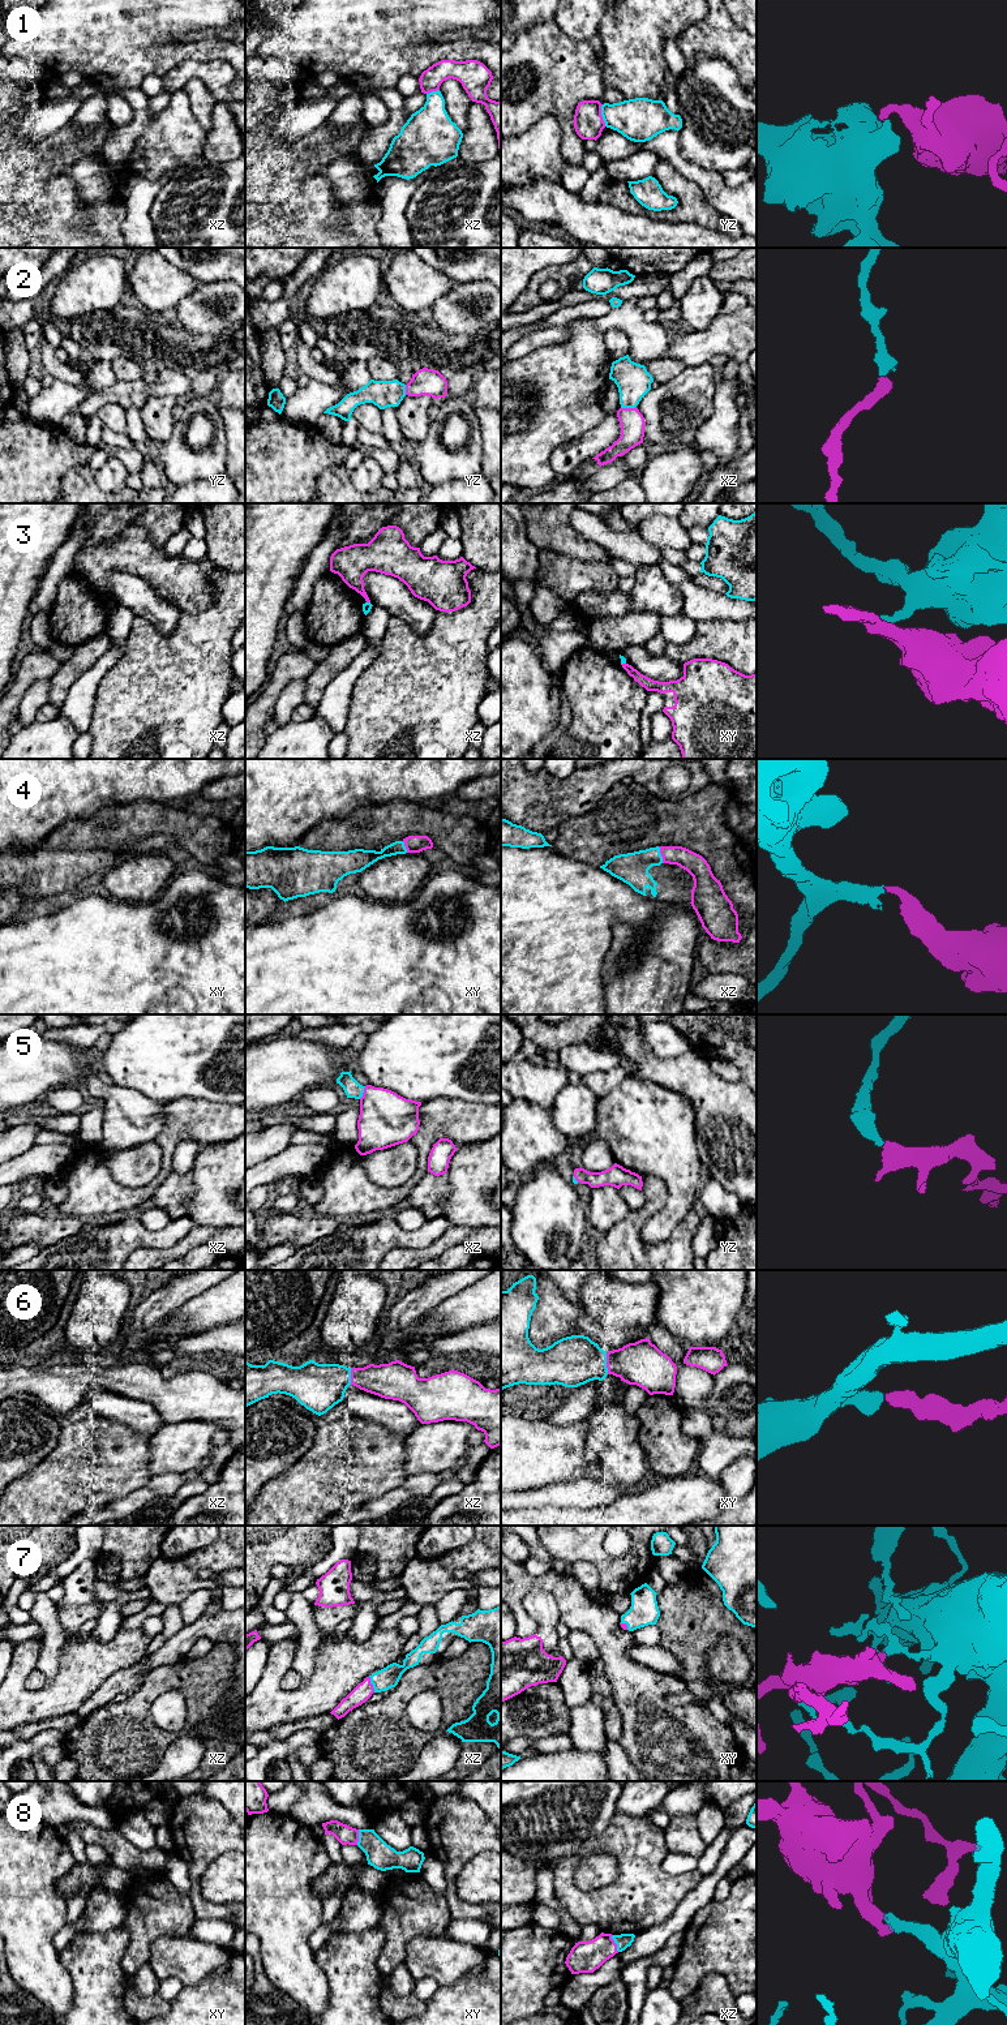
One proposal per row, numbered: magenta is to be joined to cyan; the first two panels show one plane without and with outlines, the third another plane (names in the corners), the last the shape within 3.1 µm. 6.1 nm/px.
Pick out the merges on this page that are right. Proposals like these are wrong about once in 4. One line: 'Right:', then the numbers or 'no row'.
Right: 2, 4, 5, 6, 7, 8

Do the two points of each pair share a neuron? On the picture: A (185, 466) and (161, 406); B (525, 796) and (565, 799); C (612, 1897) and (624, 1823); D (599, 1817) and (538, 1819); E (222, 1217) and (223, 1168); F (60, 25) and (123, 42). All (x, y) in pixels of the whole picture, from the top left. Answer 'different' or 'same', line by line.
A: different
B: same
C: same
D: same
E: same
F: same

